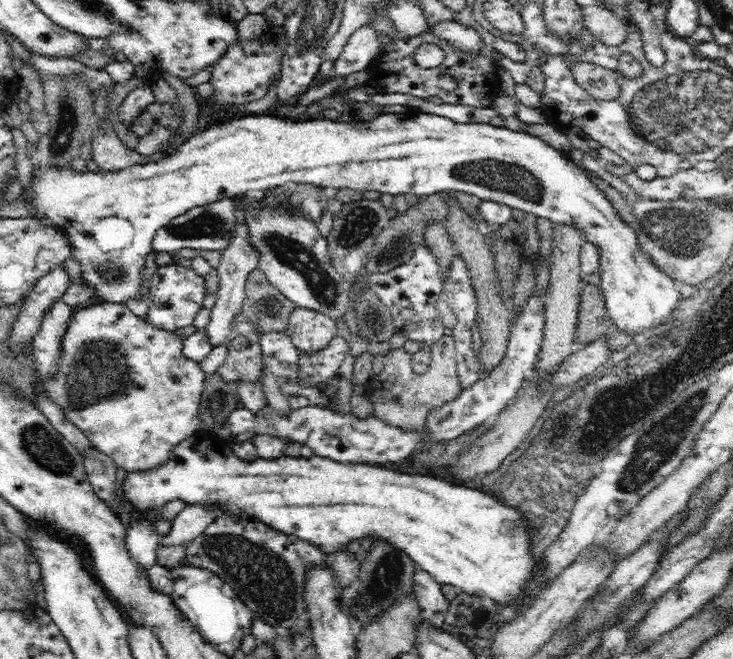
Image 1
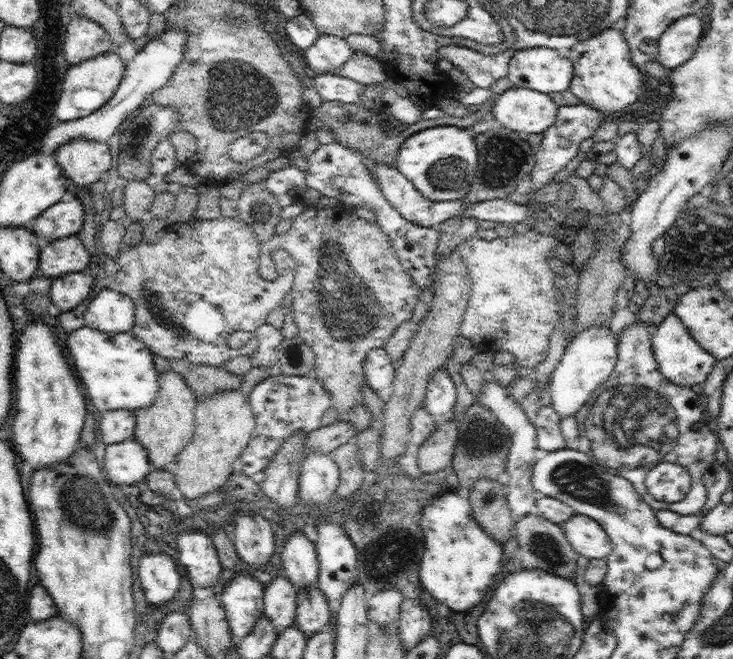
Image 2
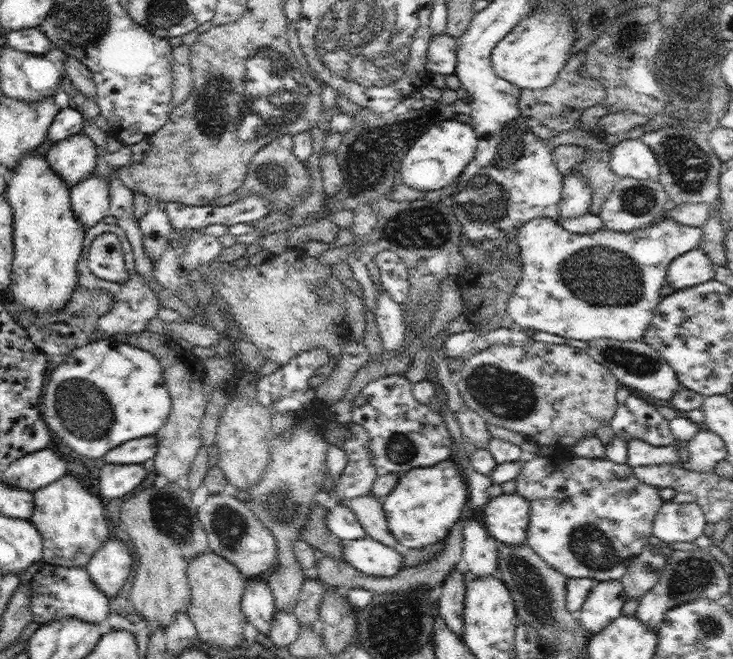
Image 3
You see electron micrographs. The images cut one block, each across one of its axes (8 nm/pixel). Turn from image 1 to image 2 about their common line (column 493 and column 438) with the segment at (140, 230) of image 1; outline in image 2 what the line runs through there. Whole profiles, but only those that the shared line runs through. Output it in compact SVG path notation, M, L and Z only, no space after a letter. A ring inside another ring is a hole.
M434 126L420 130L402 144L394 165L422 196L433 201L462 200L477 175L475 136L466 126Z

